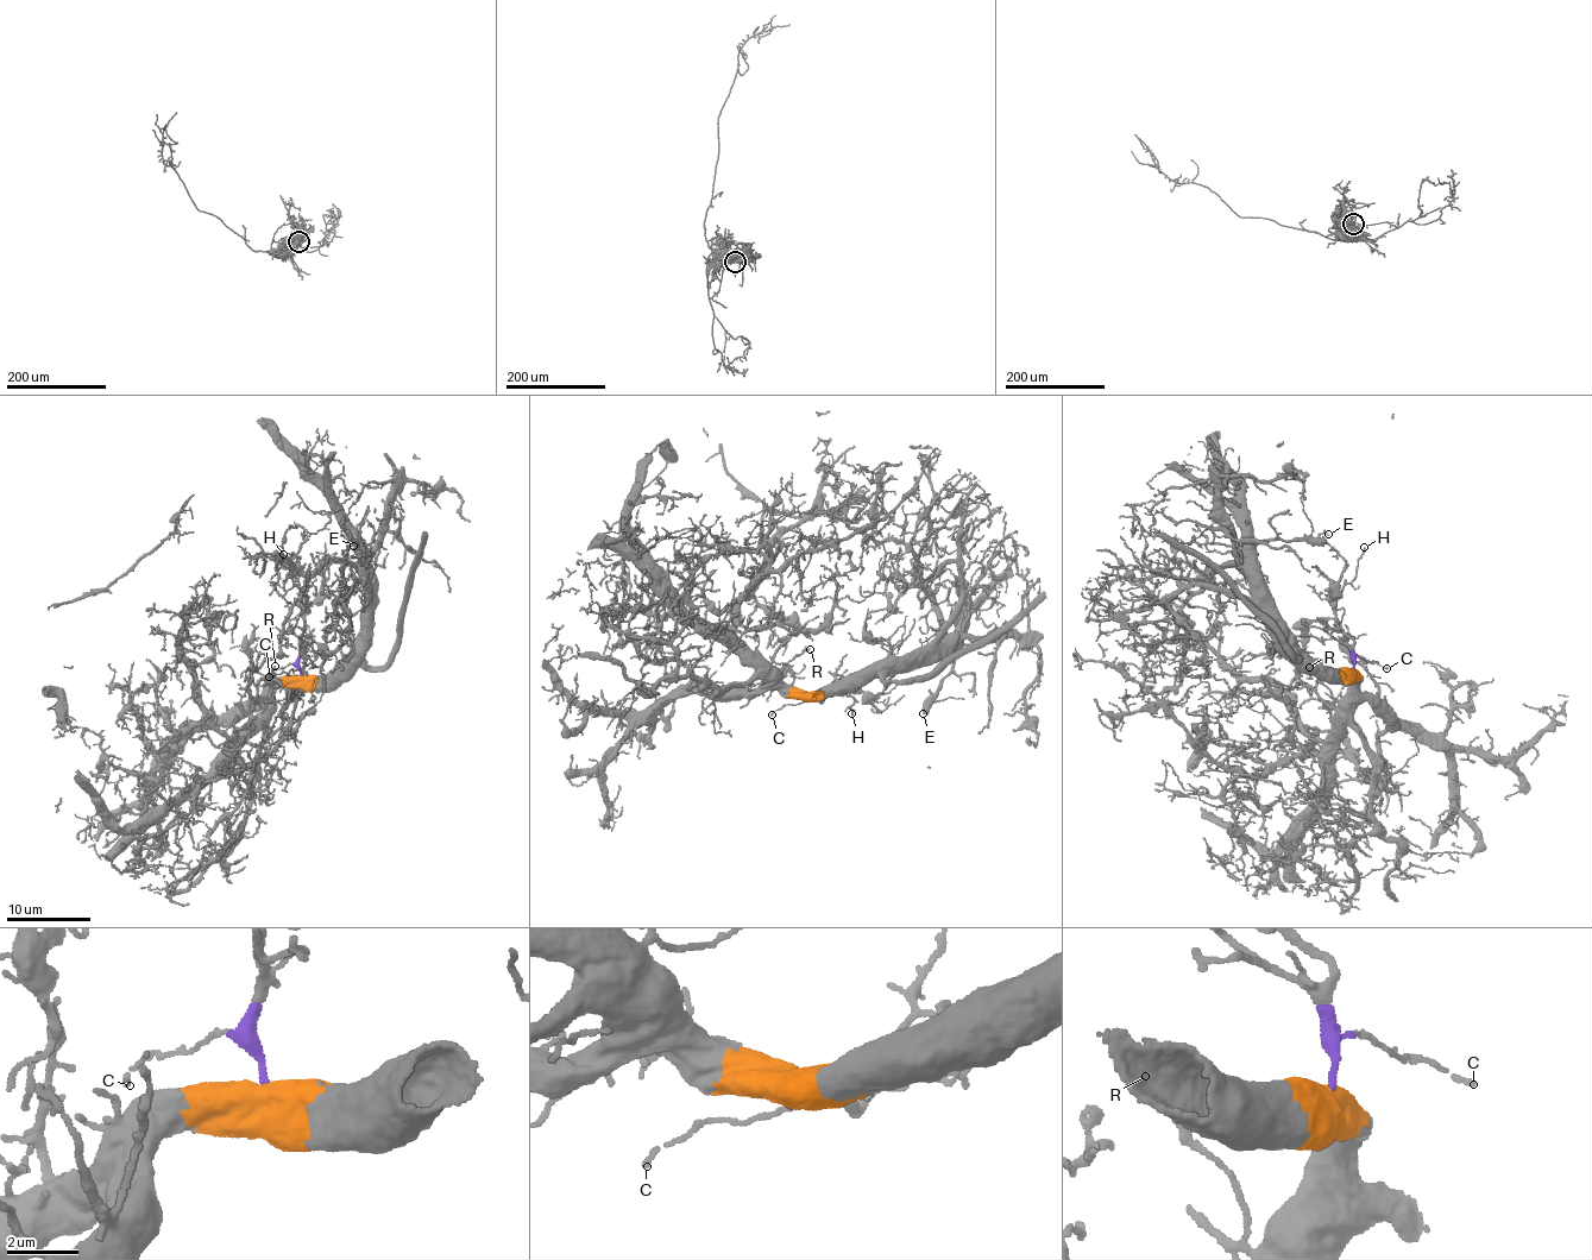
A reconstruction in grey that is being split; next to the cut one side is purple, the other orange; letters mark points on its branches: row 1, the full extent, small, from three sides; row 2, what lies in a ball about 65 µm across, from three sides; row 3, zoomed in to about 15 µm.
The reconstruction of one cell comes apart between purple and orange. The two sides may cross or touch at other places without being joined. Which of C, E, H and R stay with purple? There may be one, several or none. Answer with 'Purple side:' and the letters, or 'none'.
Purple side: C, H

